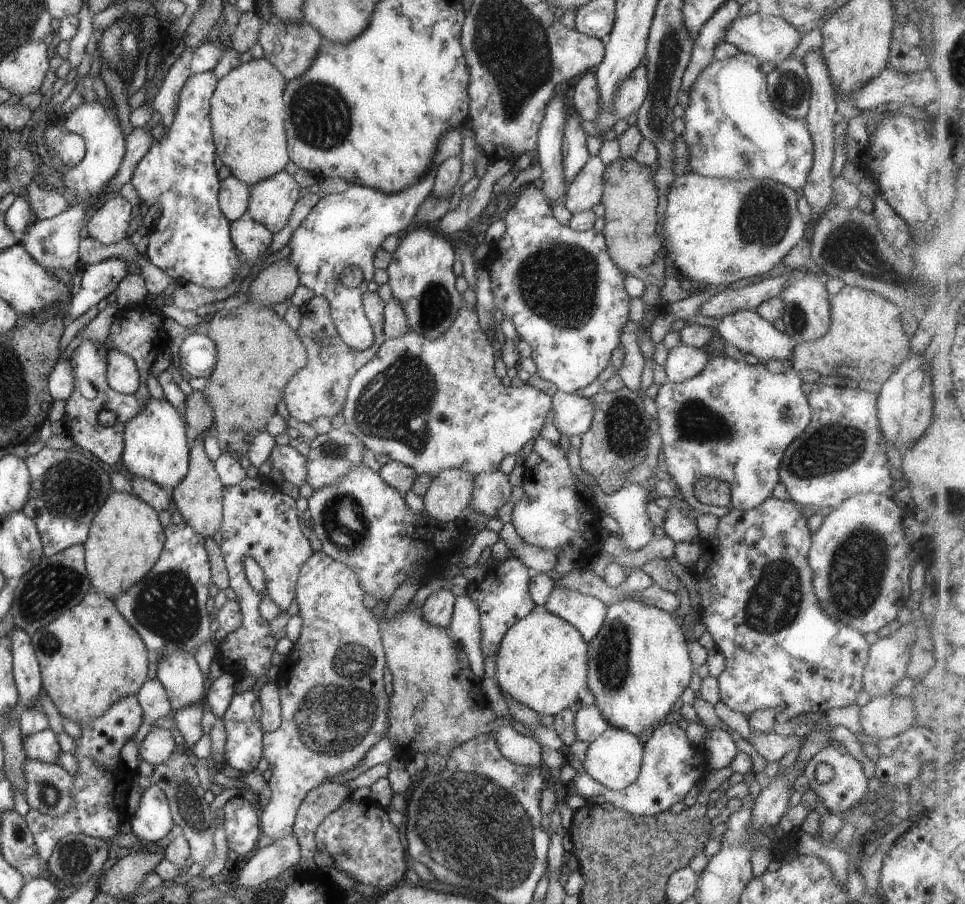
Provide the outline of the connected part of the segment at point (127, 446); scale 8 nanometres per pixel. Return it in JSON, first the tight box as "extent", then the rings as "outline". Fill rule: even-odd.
{"extent":[120,398,190,488],"outline":[[[149,398],[143,408],[125,423],[120,463],[126,467],[129,476],[150,480],[163,488],[173,488],[183,480],[188,469],[190,446],[186,428],[183,415],[169,401]]]}

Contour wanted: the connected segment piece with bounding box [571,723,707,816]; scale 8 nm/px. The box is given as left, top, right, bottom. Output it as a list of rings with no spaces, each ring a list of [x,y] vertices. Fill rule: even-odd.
[[[662,723],[655,730],[652,730],[647,738],[647,742],[642,745],[643,753],[639,774],[629,786],[619,791],[611,791],[605,789],[601,784],[595,783],[584,771],[576,770],[575,776],[571,778],[571,781],[577,791],[577,795],[584,800],[591,798],[591,796],[601,796],[614,809],[625,810],[625,812],[631,812],[631,814],[643,814],[643,816],[645,814],[658,814],[666,809],[668,810],[673,804],[683,801],[687,792],[695,787],[706,775],[705,755],[689,743],[685,731],[681,730],[675,723]]]

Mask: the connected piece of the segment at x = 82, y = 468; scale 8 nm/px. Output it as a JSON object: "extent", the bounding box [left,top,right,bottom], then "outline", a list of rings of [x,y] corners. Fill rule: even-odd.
{"extent":[20,446,113,556],"outline":[[[45,446],[38,452],[32,450],[24,463],[30,474],[30,489],[20,511],[35,523],[42,544],[42,556],[51,556],[71,545],[83,545],[92,518],[113,490],[107,472],[97,460],[79,452]]]}

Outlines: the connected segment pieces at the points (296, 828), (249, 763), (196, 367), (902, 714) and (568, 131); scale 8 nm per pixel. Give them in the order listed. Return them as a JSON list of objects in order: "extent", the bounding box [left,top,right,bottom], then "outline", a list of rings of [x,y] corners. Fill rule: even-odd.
[{"extent":[292,781,349,877],"outline":[[[327,781],[311,788],[302,799],[292,825],[292,834],[300,849],[297,865],[299,872],[307,872],[309,877],[313,877],[311,871],[317,868],[313,862],[313,854],[316,851],[313,832],[317,824],[335,810],[341,802],[344,802],[349,795],[349,788],[345,784]]]},{"extent":[221,690,264,772],"outline":[[[248,690],[232,695],[231,702],[221,718],[226,733],[225,763],[231,768],[249,772],[258,764],[263,752],[262,737],[264,736],[260,716],[259,700],[253,692]]]},{"extent":[178,334,216,376],"outline":[[[187,334],[179,346],[178,357],[178,369],[189,376],[209,376],[216,361],[215,343],[206,334]]]},{"extent":[858,691,915,740],"outline":[[[894,691],[884,696],[873,697],[870,702],[859,707],[858,722],[862,728],[866,740],[875,740],[879,738],[890,738],[896,736],[911,727],[914,724],[915,712],[913,712],[913,702],[911,697],[901,697]]]},{"extent":[561,111,589,184],"outline":[[[572,111],[564,122],[561,145],[562,169],[566,183],[569,184],[579,169],[589,160],[586,134],[581,129],[582,118]]]}]

